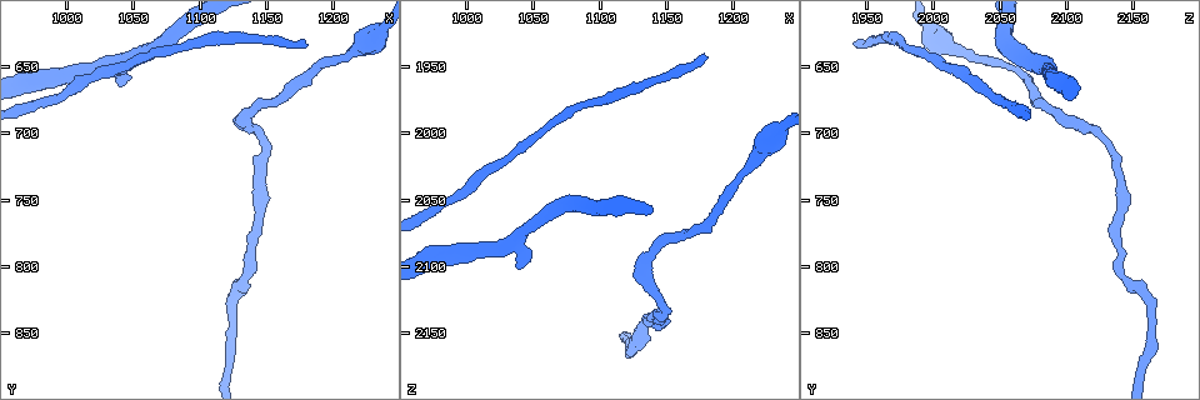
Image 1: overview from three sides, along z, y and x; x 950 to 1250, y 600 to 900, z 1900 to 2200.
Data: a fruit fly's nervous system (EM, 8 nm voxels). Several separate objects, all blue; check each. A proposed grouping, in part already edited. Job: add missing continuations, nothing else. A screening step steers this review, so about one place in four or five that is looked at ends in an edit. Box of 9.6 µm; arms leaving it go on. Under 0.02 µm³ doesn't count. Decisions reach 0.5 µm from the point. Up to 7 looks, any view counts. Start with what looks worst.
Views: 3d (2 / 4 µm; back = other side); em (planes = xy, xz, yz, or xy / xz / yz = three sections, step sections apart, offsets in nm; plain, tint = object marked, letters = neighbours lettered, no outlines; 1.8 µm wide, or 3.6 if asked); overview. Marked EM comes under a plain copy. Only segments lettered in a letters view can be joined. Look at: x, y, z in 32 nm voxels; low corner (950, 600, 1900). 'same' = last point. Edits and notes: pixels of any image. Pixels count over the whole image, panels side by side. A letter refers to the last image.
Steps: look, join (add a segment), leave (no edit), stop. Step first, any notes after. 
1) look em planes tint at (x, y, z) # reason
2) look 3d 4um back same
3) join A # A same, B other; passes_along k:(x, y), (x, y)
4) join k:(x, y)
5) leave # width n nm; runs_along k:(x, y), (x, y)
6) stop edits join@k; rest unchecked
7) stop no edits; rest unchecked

look 3d 4um at (1040, 662, 2102) # free end

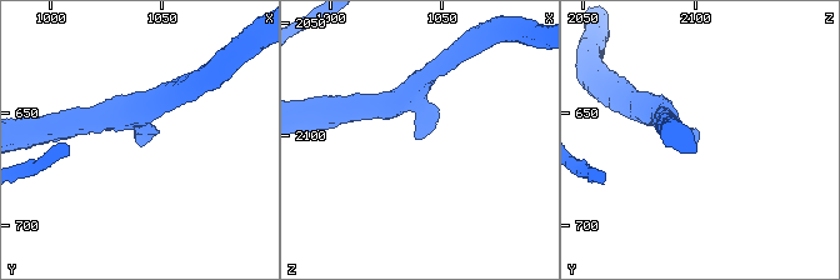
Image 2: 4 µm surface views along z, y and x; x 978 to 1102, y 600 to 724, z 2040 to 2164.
look em planes letters at (1040, 664, 2101) # shape alone is not enough

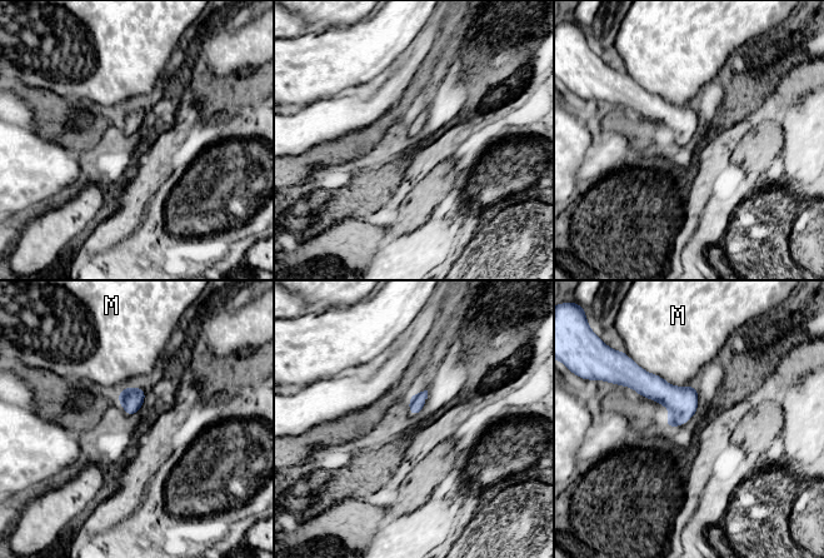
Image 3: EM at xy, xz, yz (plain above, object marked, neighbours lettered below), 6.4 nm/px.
leave # M other; no lettered segment goes on from it

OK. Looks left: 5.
look em planes letters at (1180, 636, 1942) # an open end

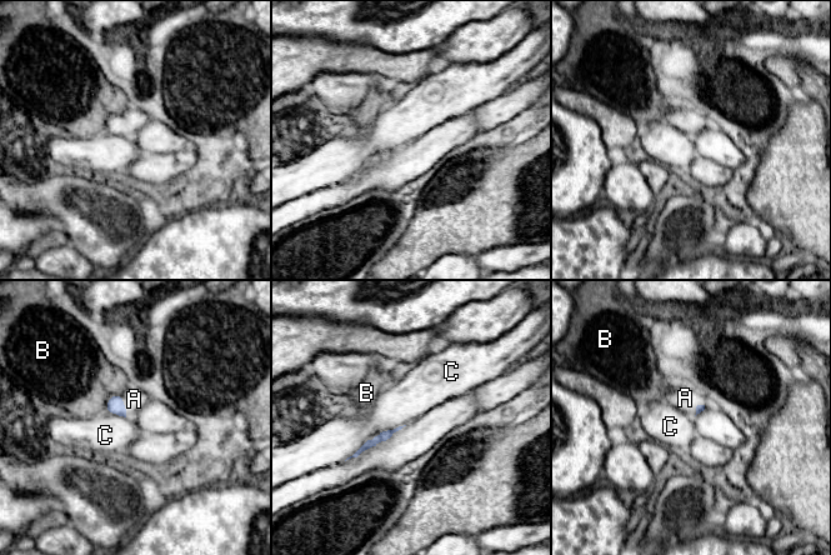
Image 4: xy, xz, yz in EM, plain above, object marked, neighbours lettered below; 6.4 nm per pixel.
join A # longest_contact C 460 nm; A same, B other, C other; the cell continues

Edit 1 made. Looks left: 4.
look overview

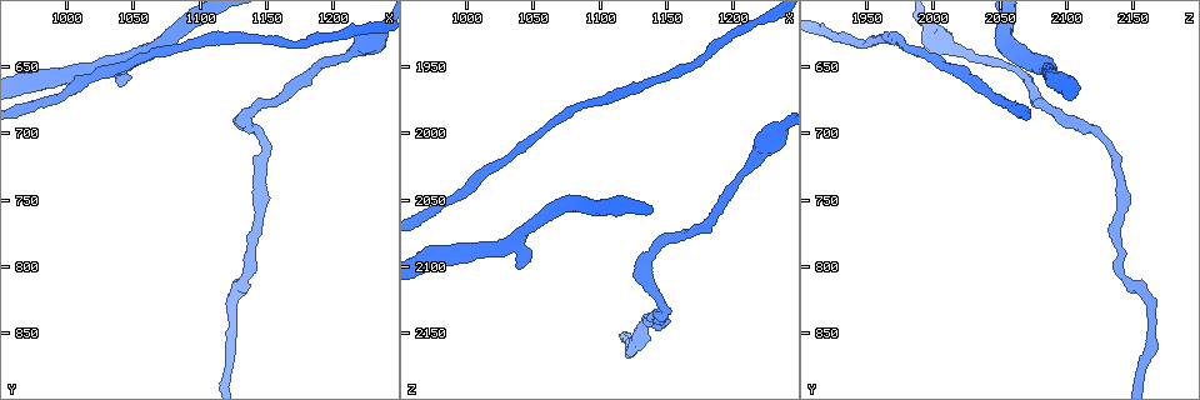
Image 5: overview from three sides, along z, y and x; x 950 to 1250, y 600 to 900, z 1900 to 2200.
look em 3.6um planes letters at (1234, 628, 2000) # thick turns thin

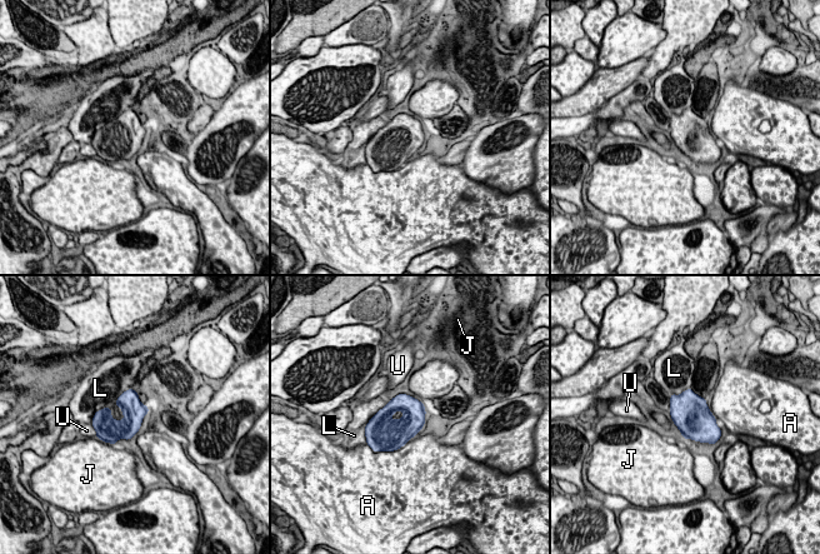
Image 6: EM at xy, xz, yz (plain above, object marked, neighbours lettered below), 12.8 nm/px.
join L # A other, J other, L same, U other; the cell continues

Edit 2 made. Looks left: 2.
stop edits join@4, join@6; rest unchecked

